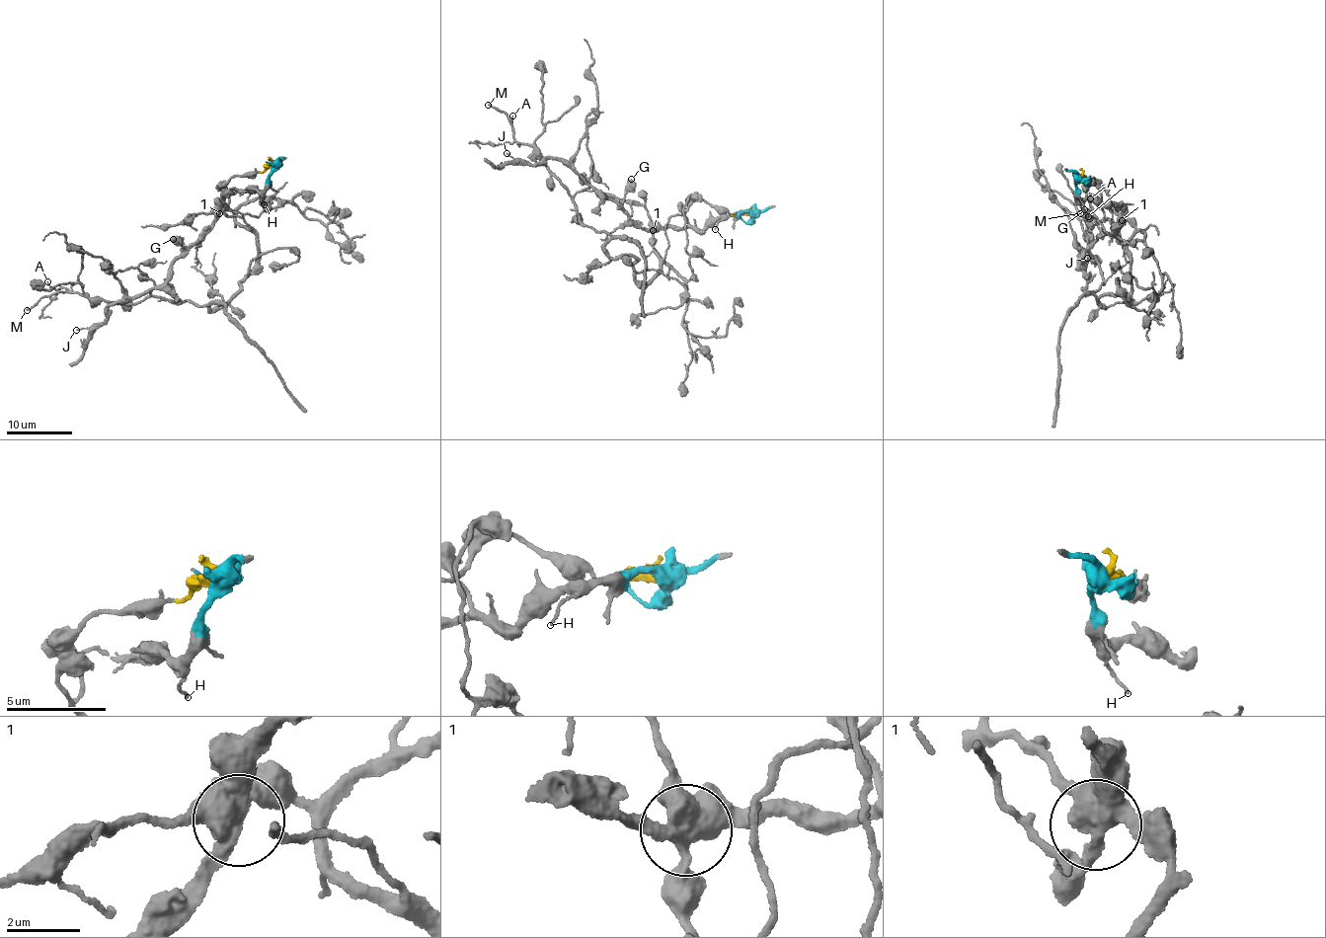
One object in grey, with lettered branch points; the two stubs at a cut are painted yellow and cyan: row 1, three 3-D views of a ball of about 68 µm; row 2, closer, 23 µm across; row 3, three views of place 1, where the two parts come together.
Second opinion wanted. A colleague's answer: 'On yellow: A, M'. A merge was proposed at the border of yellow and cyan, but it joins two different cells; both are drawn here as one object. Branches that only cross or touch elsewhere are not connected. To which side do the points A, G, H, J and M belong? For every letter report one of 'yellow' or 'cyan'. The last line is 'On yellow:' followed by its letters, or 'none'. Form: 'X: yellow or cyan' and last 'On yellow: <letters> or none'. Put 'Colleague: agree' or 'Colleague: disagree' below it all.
A: yellow
G: cyan
H: cyan
J: cyan
M: yellow
On yellow: A, M
Colleague: agree

